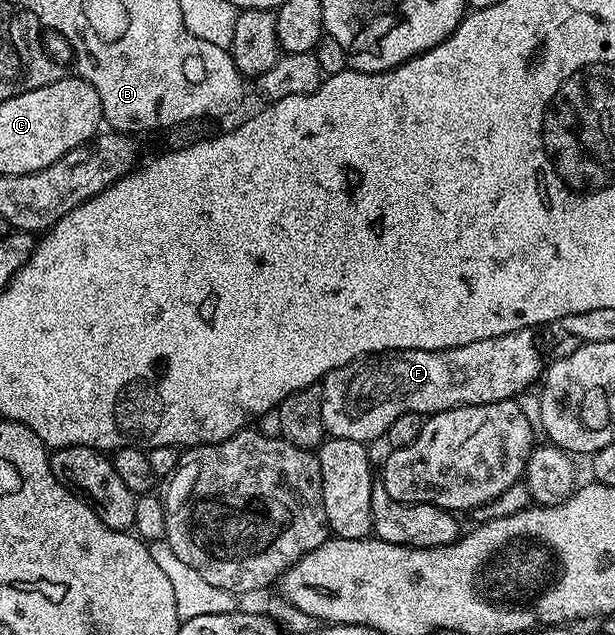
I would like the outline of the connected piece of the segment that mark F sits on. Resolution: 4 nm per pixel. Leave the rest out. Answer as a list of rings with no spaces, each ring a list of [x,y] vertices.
[[[523,328],[514,334],[502,334],[496,338],[482,338],[482,342],[470,342],[470,346],[459,344],[456,348],[446,350],[400,350],[398,352],[377,352],[370,356],[362,356],[360,359],[350,362],[346,366],[338,366],[338,370],[330,370],[323,378],[324,393],[322,394],[322,422],[325,433],[329,437],[350,438],[354,442],[367,445],[368,440],[376,440],[385,435],[394,422],[394,418],[402,418],[402,414],[419,412],[421,414],[431,414],[433,412],[445,412],[451,408],[464,408],[468,404],[496,404],[499,400],[510,400],[519,397],[520,393],[527,392],[533,387],[532,383],[541,379],[546,368],[546,361],[540,357],[540,348],[536,345],[537,333],[530,328]]]

